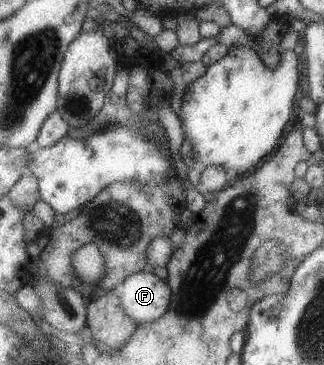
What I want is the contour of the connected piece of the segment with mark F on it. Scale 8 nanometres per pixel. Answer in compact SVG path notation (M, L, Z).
M151 270L126 277L117 292L122 309L137 324L161 319L172 300L172 291L166 280L160 279Z

